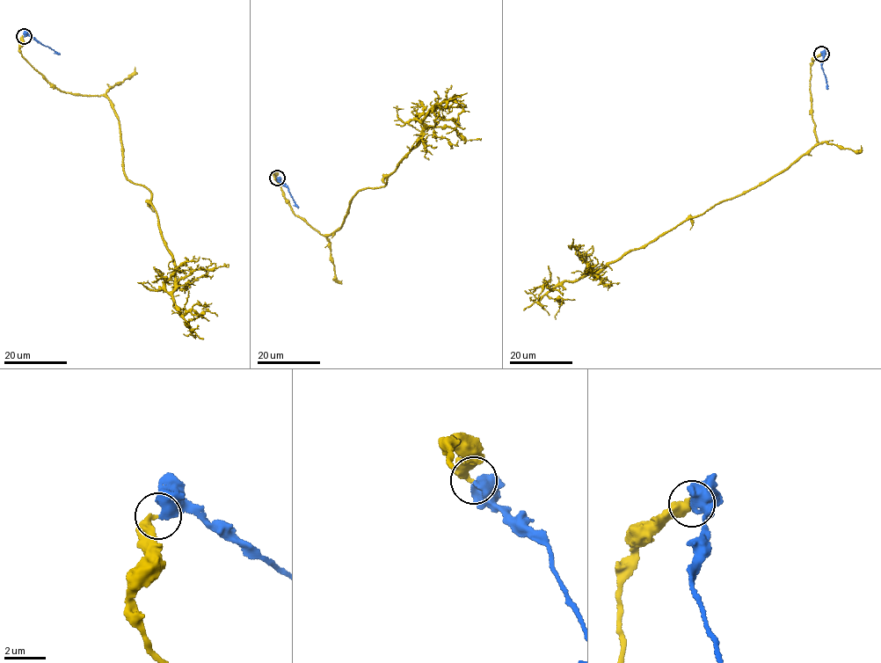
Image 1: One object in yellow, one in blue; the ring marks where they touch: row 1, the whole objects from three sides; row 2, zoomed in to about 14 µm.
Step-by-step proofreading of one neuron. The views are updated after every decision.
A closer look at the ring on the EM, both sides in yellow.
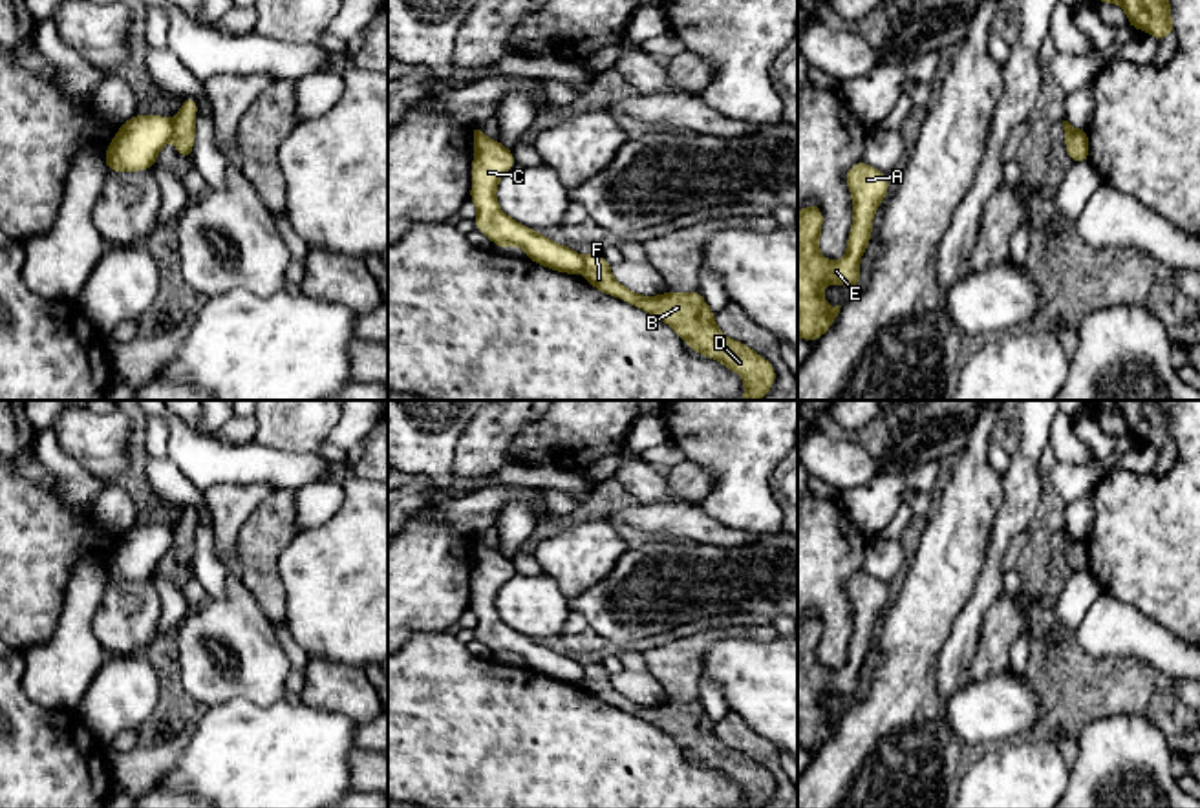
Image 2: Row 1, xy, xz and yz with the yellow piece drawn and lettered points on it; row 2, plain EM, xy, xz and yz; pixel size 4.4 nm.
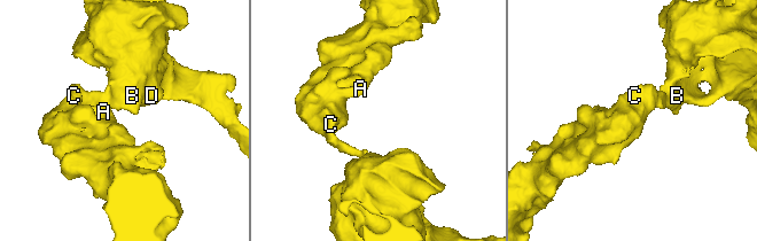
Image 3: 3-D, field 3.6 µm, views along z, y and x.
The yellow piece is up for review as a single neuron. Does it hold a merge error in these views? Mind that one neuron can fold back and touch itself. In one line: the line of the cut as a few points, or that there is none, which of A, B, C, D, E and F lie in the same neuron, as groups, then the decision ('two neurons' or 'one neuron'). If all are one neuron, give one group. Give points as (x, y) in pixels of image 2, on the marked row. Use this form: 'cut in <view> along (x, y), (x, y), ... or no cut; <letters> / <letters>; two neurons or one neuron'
cut in xy along (174, 121), (171, 136); A C E / B D F; two neurons

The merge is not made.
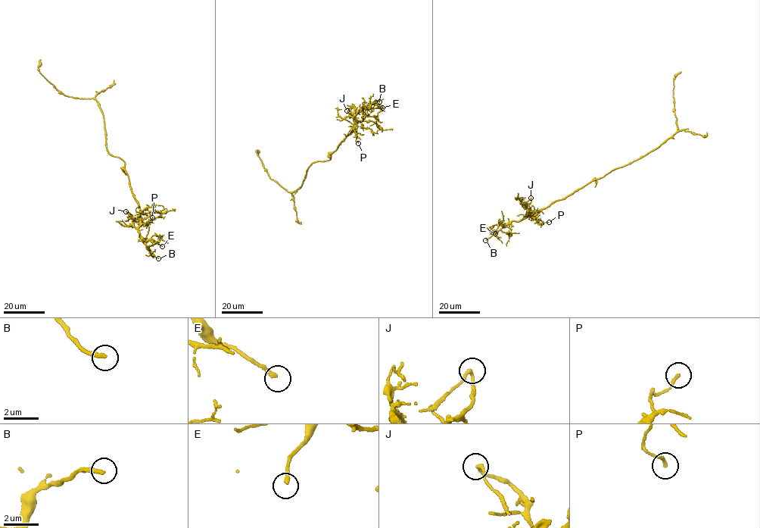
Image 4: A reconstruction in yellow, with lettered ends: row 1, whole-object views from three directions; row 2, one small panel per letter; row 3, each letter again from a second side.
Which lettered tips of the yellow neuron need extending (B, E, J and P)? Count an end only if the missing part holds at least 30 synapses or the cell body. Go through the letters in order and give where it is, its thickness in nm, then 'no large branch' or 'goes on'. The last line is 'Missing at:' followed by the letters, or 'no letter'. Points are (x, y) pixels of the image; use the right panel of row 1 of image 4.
B: place (485, 240); calibre 240 nm; goes on
E: place (495, 233); calibre 200 nm; no large branch
J: place (531, 198); calibre 150 nm; no large branch
P: place (549, 222); calibre 170 nm; no large branch
Missing at: B

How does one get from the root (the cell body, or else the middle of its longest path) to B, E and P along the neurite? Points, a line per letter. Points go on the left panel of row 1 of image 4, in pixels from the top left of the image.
B: (116, 156), (123, 160), (131, 190), (140, 211), (138, 234), (158, 258)
E: (116, 156), (123, 160), (131, 190), (140, 211), (138, 234), (145, 242), (153, 239), (162, 246)
P: (116, 156), (124, 163), (123, 167), (142, 223), (146, 224), (152, 217)

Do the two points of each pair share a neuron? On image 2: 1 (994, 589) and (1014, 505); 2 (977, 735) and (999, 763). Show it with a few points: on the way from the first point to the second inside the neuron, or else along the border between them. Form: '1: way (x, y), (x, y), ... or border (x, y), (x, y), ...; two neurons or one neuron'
1: way (994, 569), (994, 554), (1007, 525); one neuron
2: border (1028, 735), (979, 748), (970, 755); two neurons

